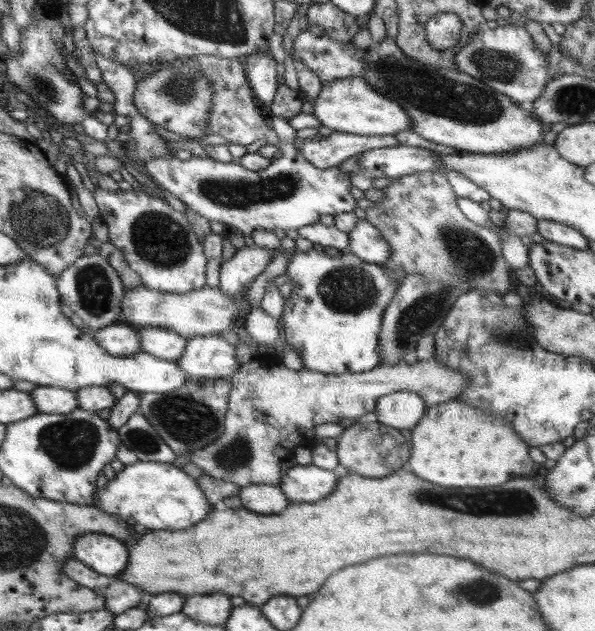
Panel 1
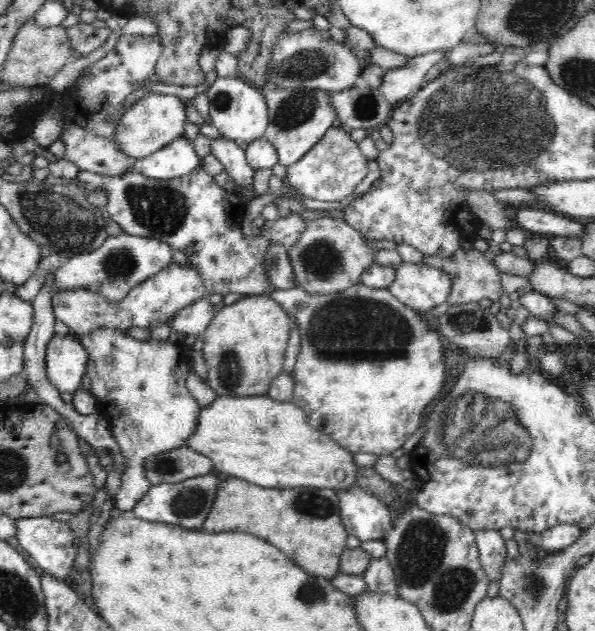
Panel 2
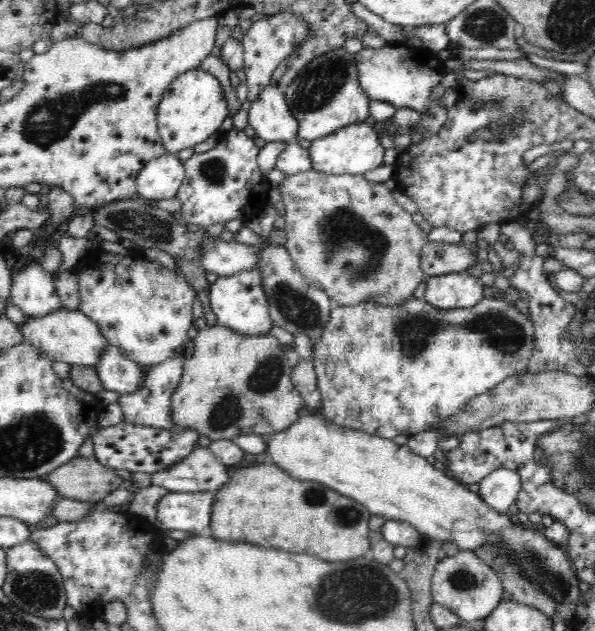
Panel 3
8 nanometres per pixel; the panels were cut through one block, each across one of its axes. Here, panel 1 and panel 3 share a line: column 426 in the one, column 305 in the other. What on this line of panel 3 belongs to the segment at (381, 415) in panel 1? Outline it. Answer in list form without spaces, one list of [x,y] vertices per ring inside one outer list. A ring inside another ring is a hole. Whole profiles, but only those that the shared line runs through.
[[[212,325],[207,326],[205,329],[199,329],[197,336],[192,340],[191,345],[193,352],[191,357],[188,357],[184,361],[184,368],[182,372],[182,378],[178,388],[176,388],[172,401],[170,402],[170,412],[172,414],[172,419],[174,423],[186,427],[188,429],[194,429],[198,431],[198,434],[203,436],[208,436],[211,441],[224,440],[234,438],[235,436],[240,435],[249,435],[249,434],[260,434],[267,436],[275,432],[285,431],[297,418],[298,415],[301,415],[301,410],[306,411],[306,406],[302,397],[295,389],[295,386],[291,381],[291,374],[293,367],[290,365],[290,362],[287,359],[286,351],[284,351],[282,345],[279,343],[280,340],[276,337],[270,335],[243,335],[242,333],[236,332],[231,328],[228,328],[224,325]]]

